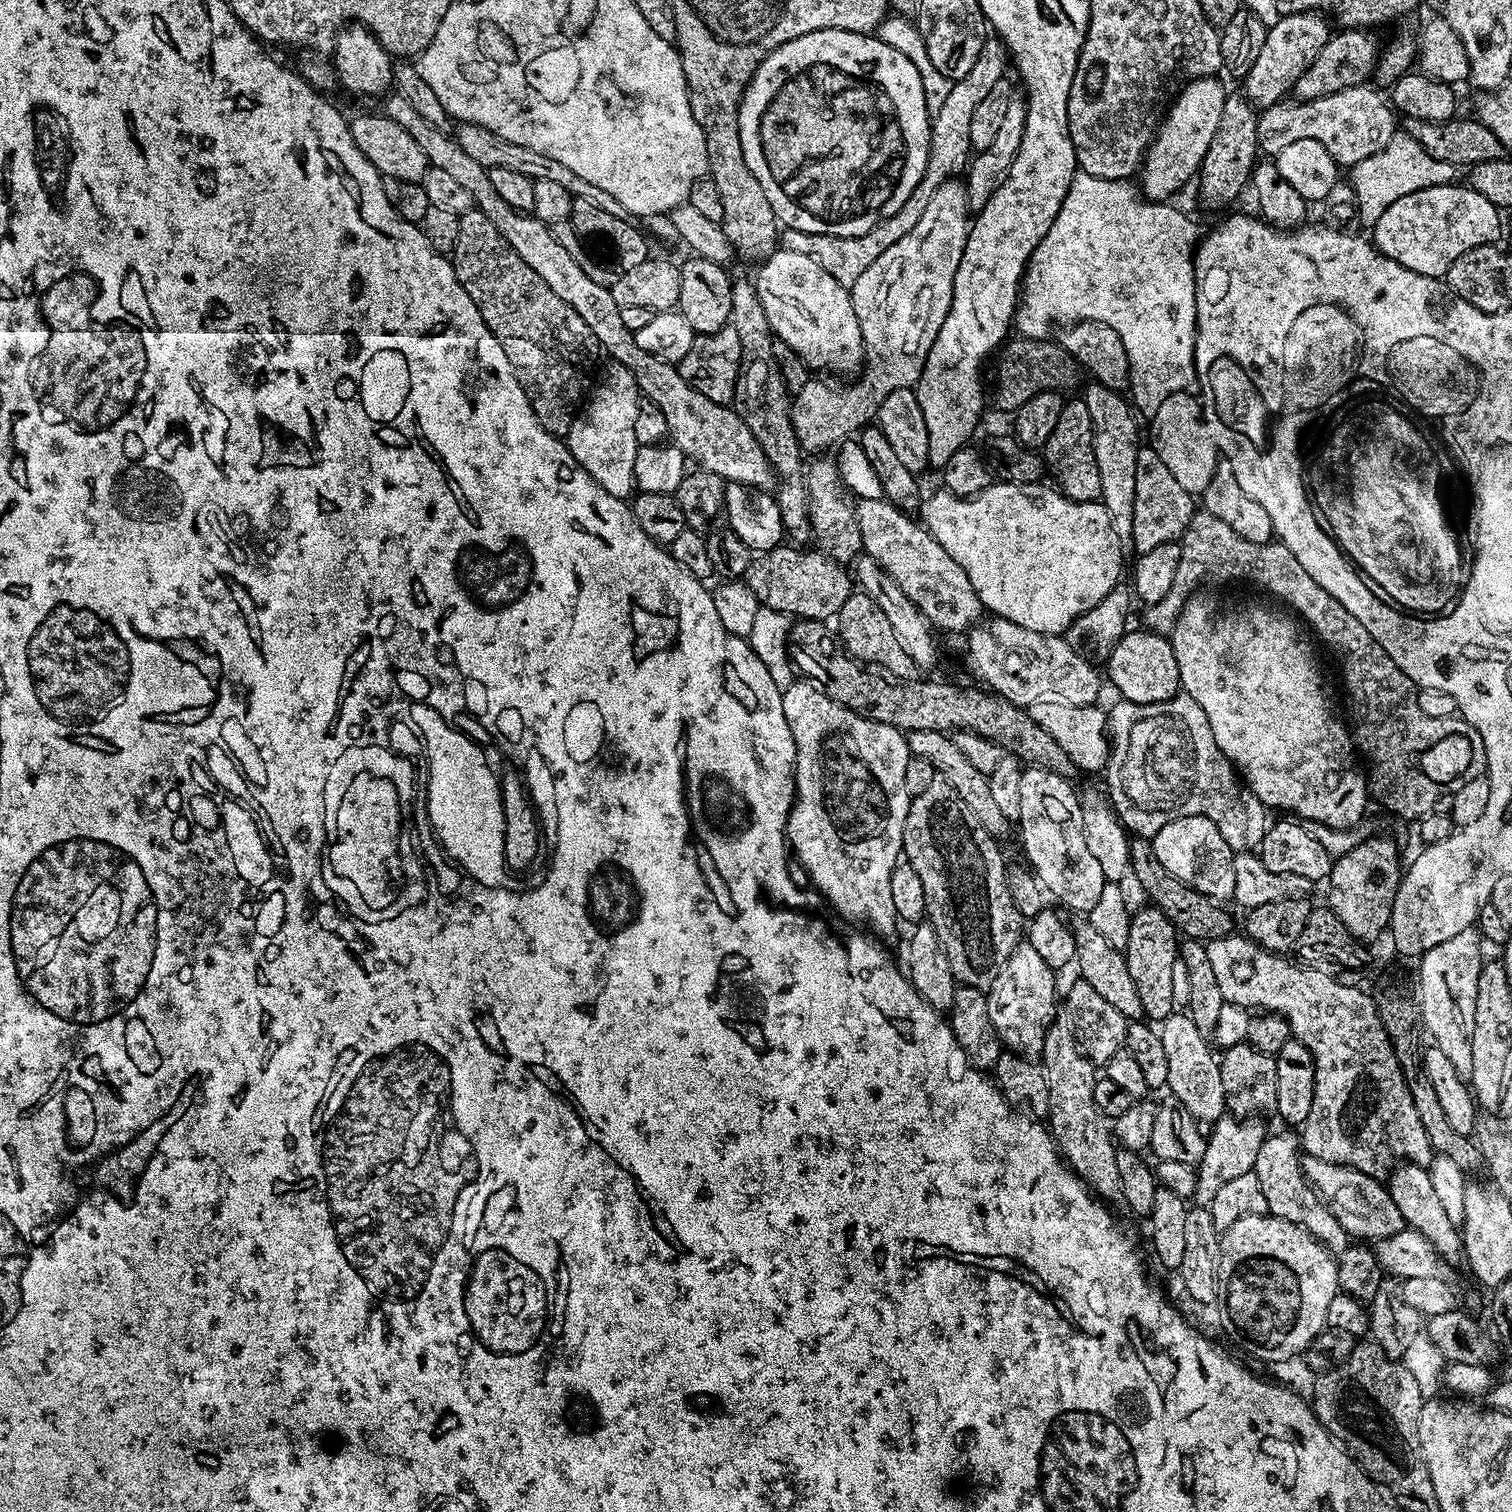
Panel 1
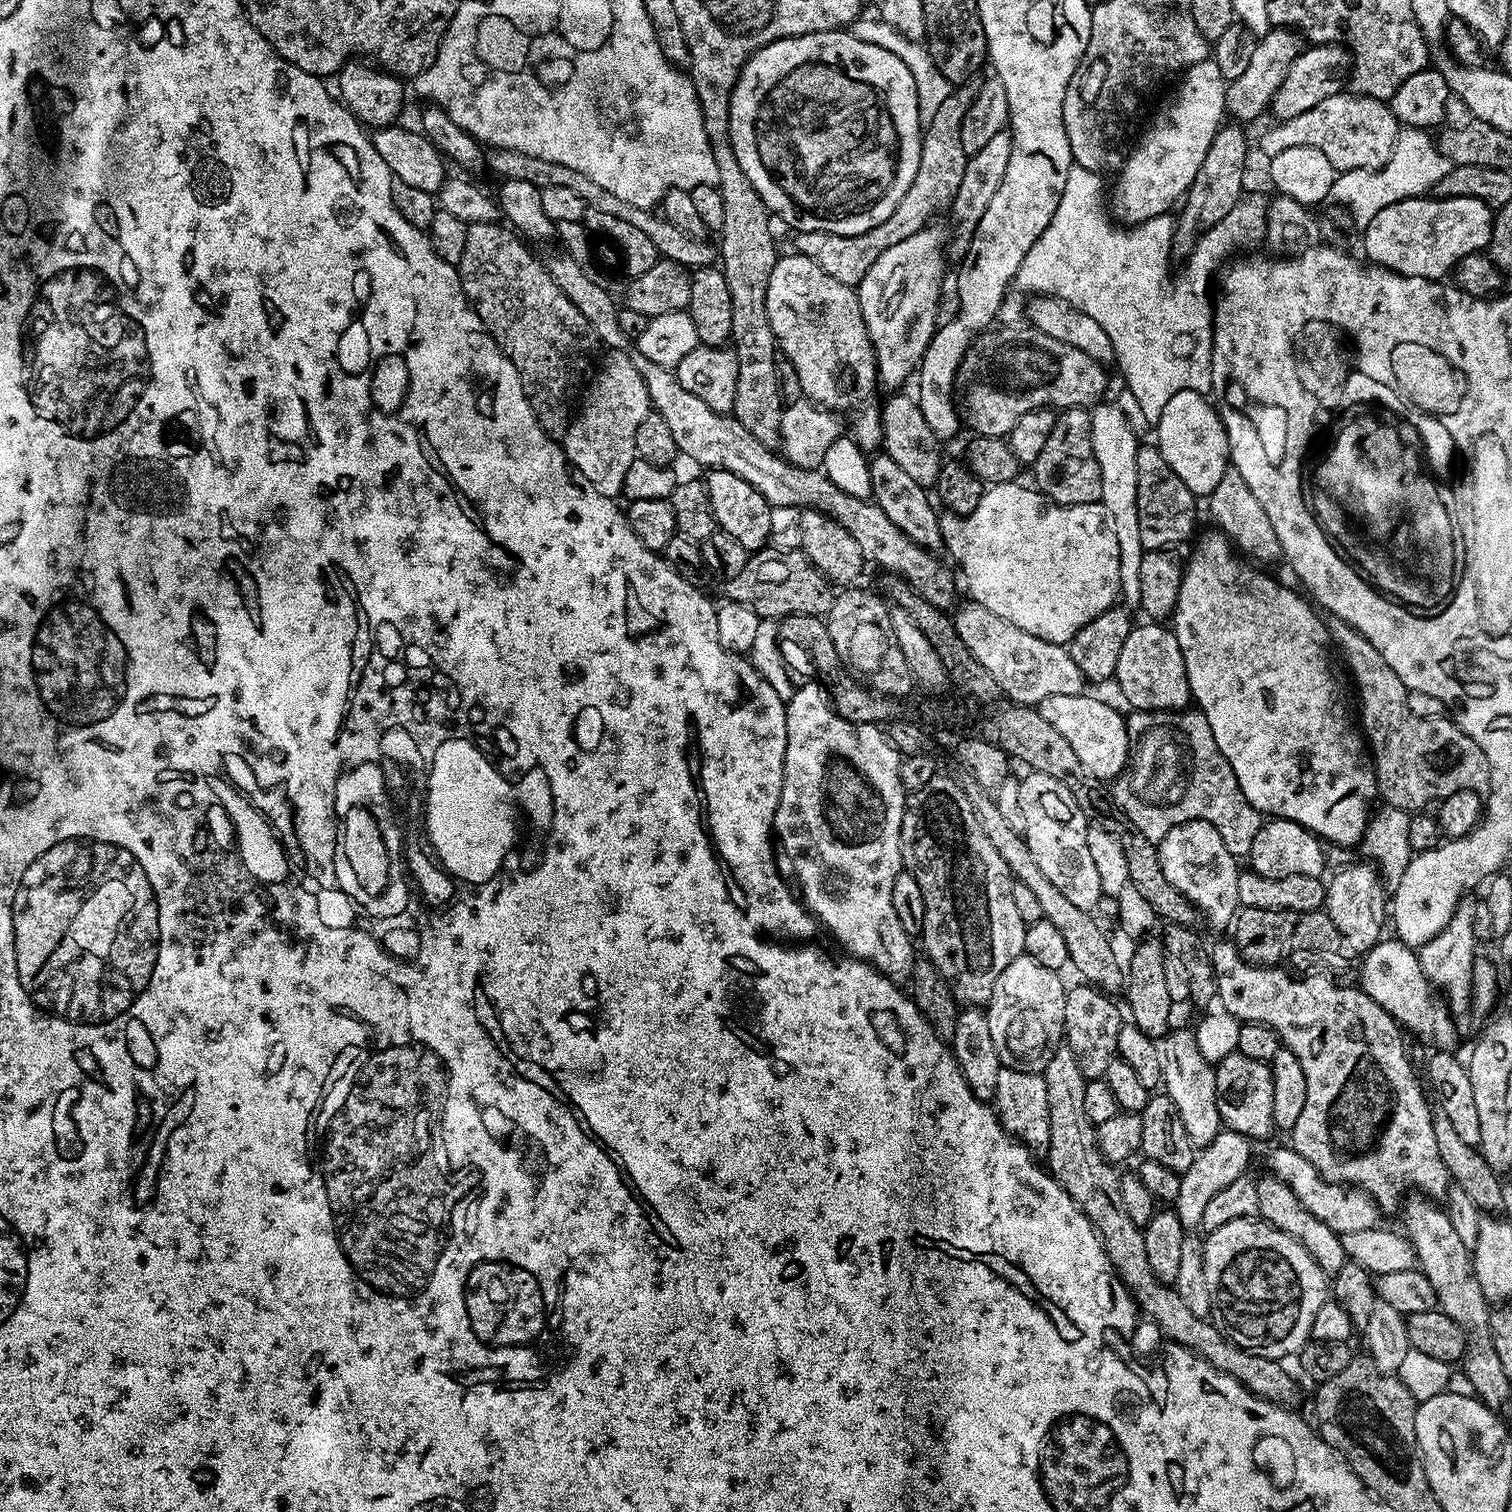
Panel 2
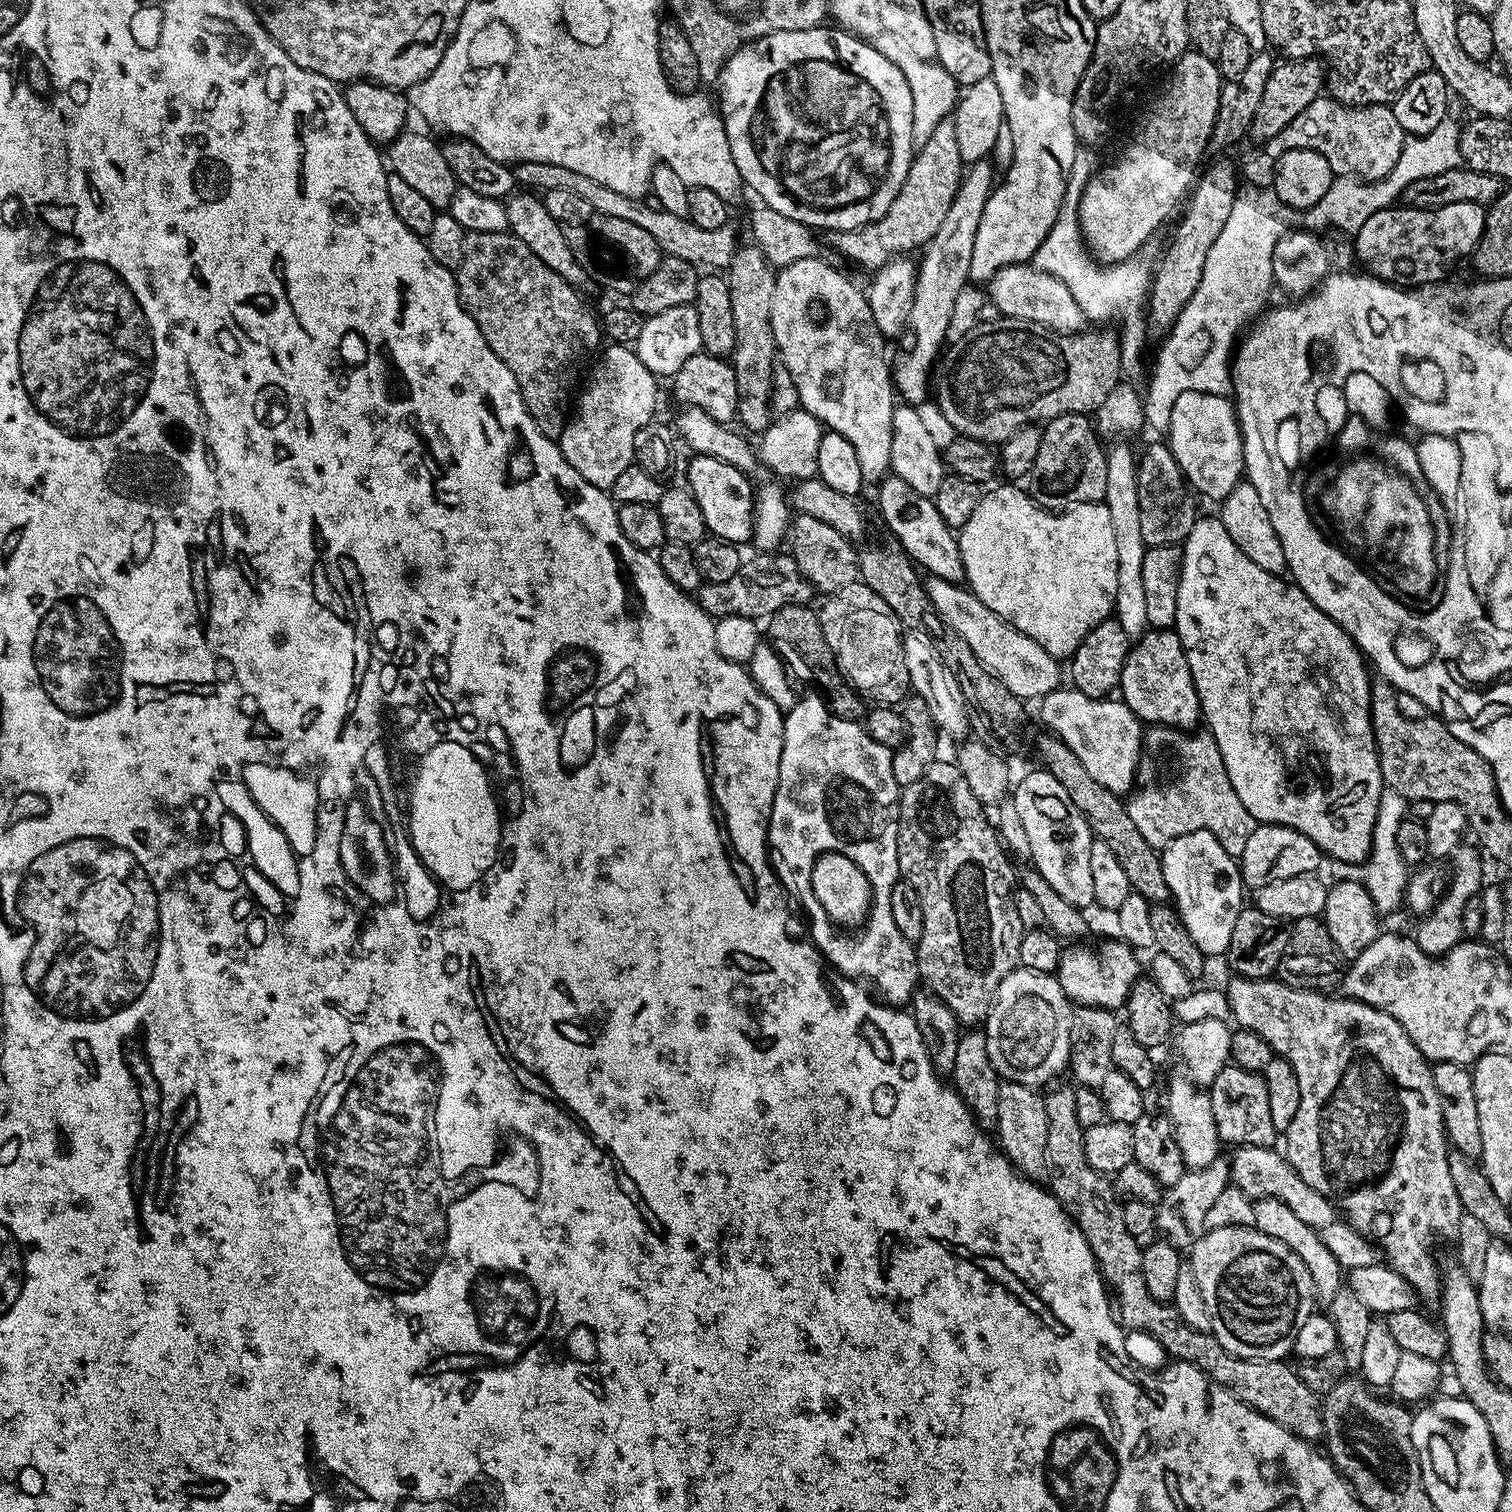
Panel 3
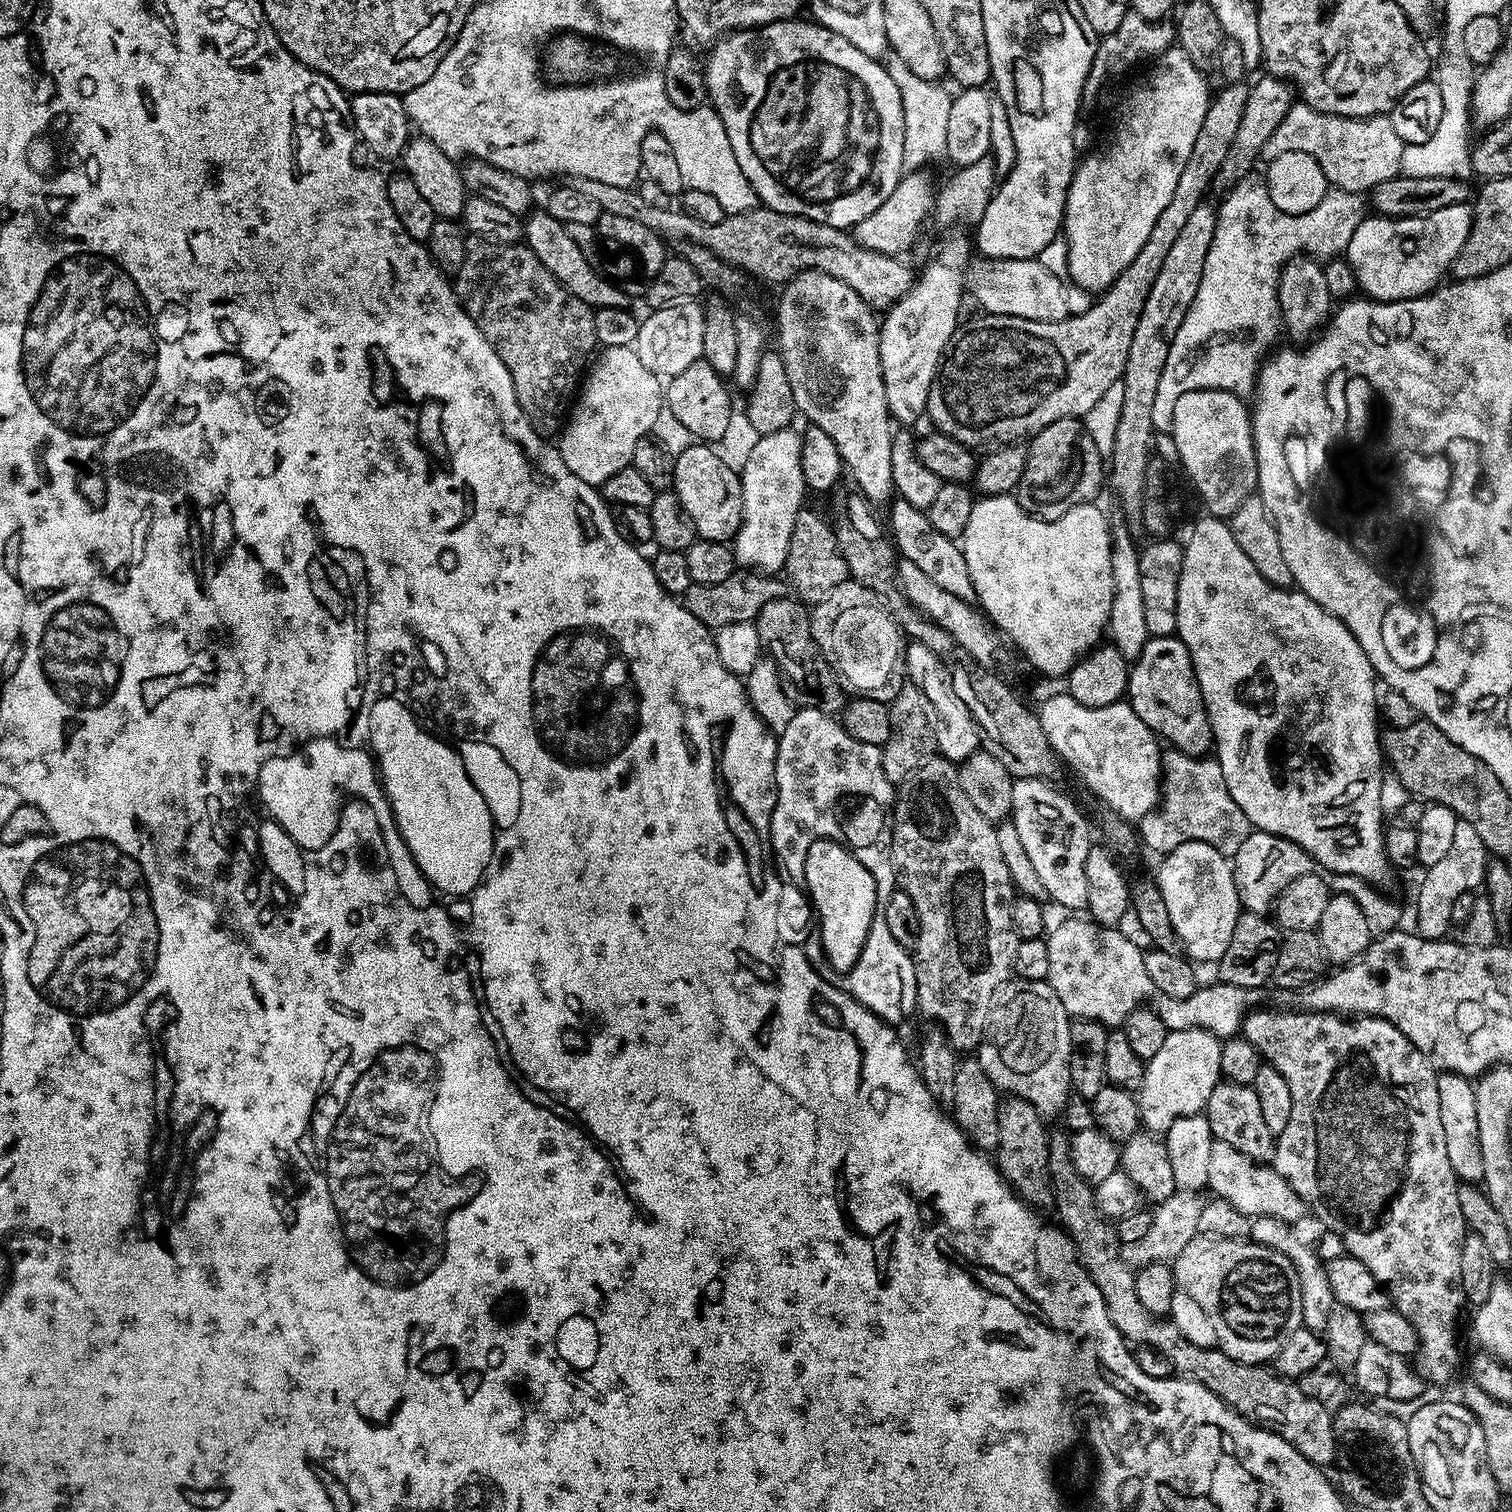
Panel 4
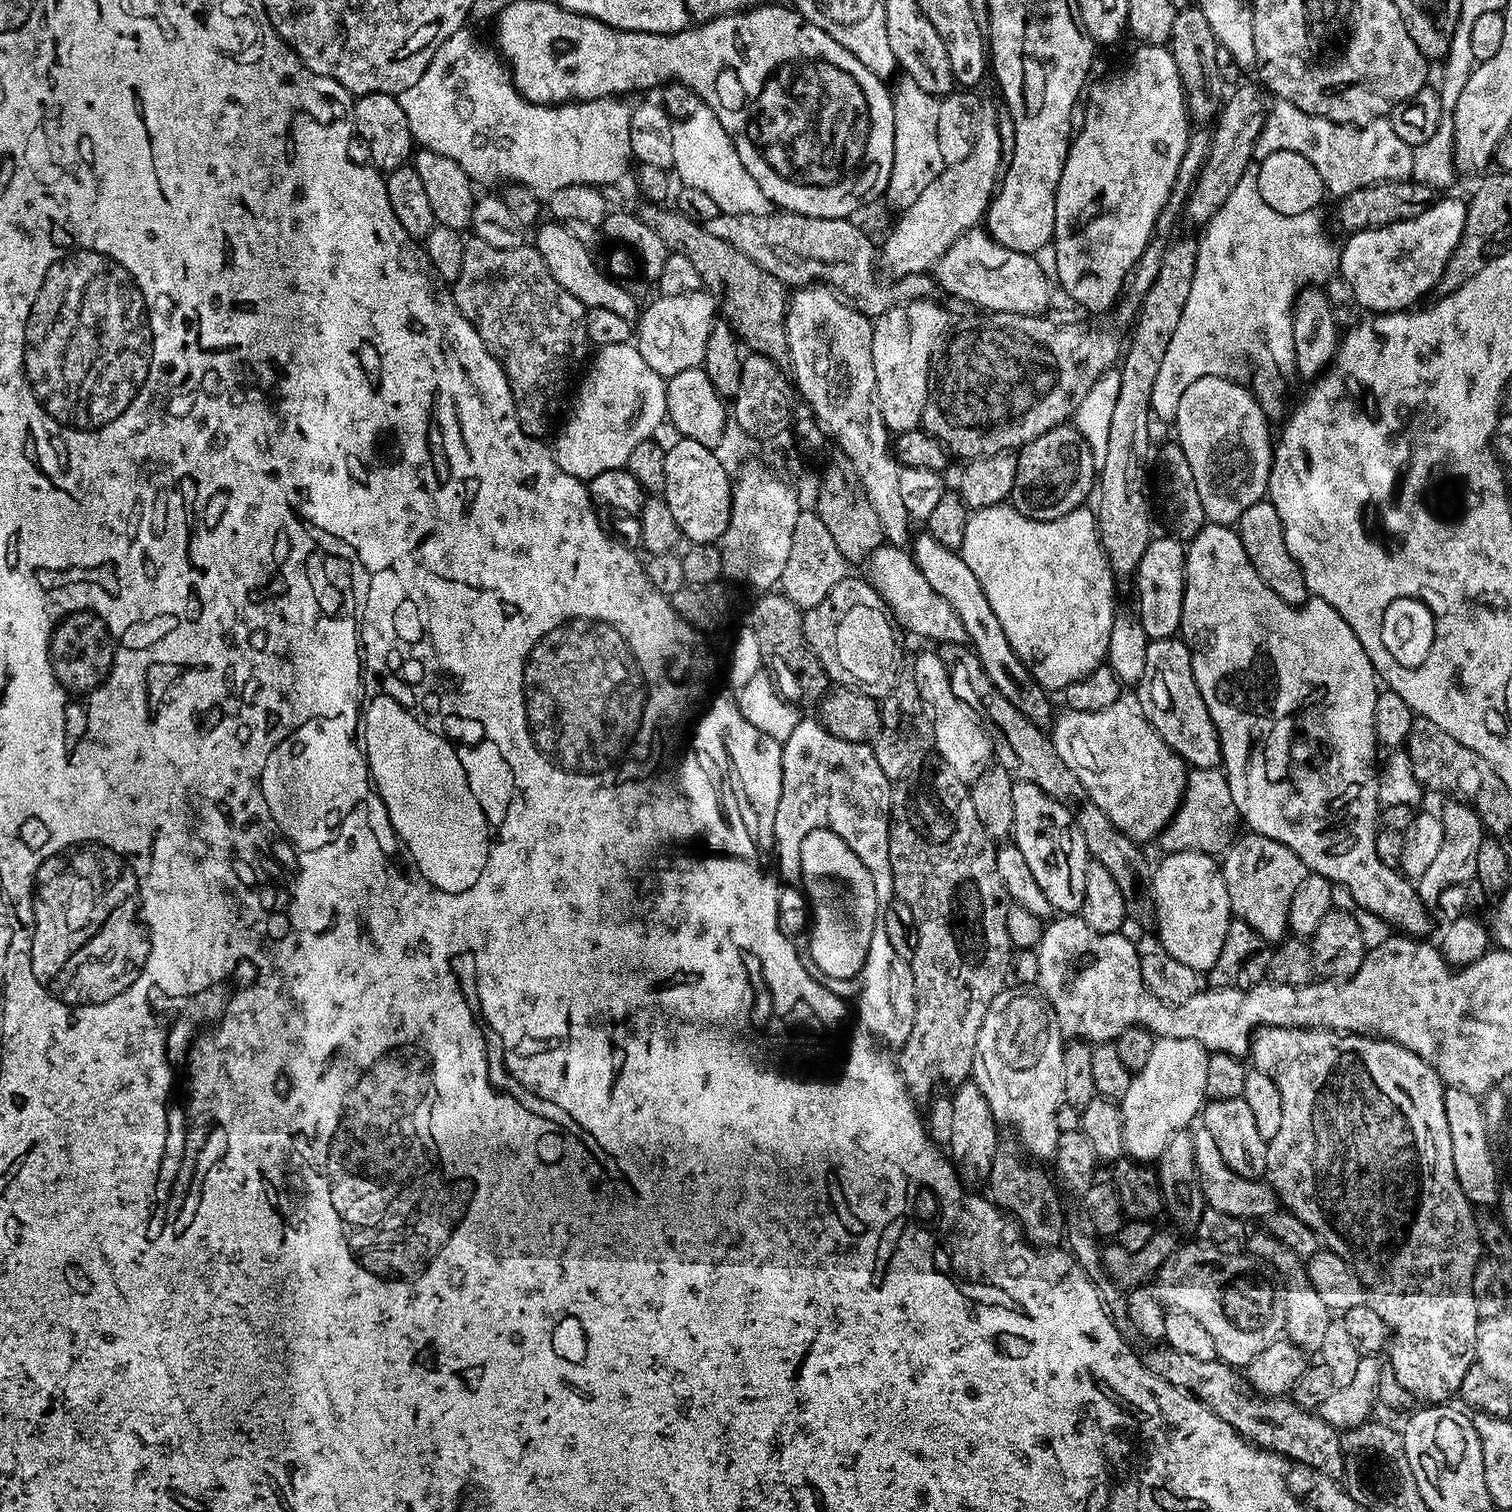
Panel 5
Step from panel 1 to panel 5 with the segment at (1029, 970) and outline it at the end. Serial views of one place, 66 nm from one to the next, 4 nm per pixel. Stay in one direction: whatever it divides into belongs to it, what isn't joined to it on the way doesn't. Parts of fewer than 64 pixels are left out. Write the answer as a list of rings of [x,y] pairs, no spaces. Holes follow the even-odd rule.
[[[1005,987],[990,1002],[990,1010],[982,1018],[982,1030],[978,1030],[971,1079],[986,1094],[997,1125],[1013,1128],[1021,1148],[1040,1162],[1055,1157],[1061,1134],[1056,1115],[1066,1103],[1062,1086],[1065,1043],[1052,1007],[1039,991],[1028,988]]]

